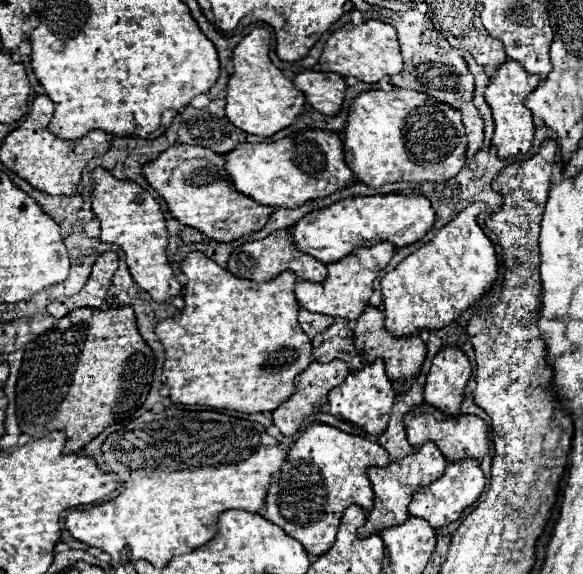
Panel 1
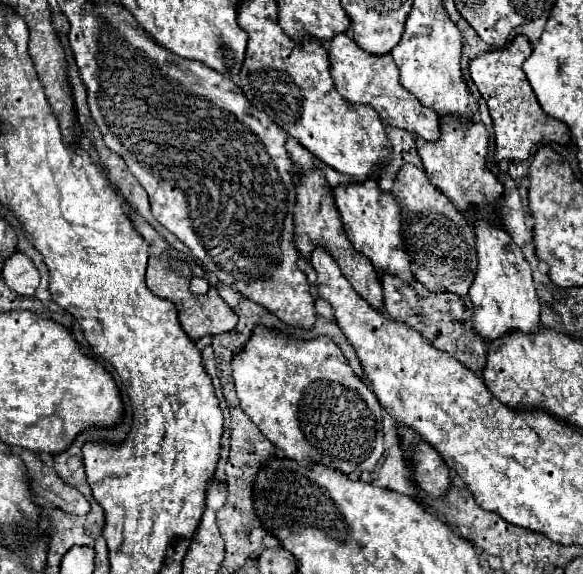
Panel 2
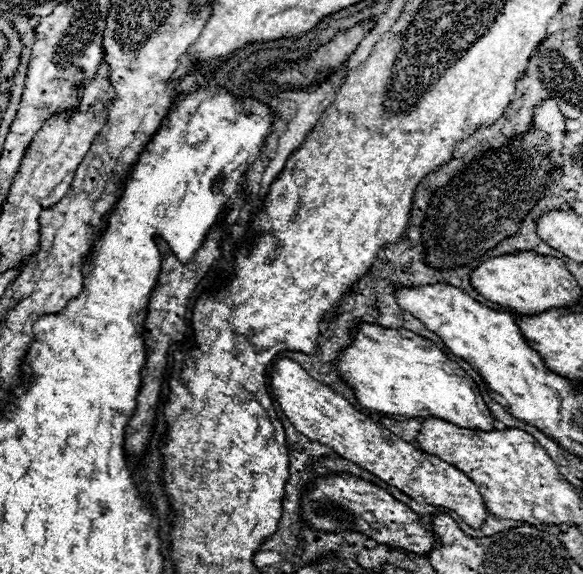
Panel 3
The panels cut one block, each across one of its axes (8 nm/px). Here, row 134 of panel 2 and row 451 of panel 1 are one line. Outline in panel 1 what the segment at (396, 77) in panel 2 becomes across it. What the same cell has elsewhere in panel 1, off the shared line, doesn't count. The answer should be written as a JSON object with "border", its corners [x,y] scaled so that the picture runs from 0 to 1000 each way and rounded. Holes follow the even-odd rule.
{"border":[[[731,770],[707,794],[676,801],[662,815],[631,815],[631,833],[642,850],[642,885],[631,895],[631,909],[642,916],[642,923],[659,927],[659,920],[690,913],[700,902],[700,878],[703,878],[714,850],[731,850],[734,843],[741,843],[741,836],[755,836],[755,829],[762,829],[765,812],[768,812],[768,805],[755,791],[755,784],[741,770]]]}

